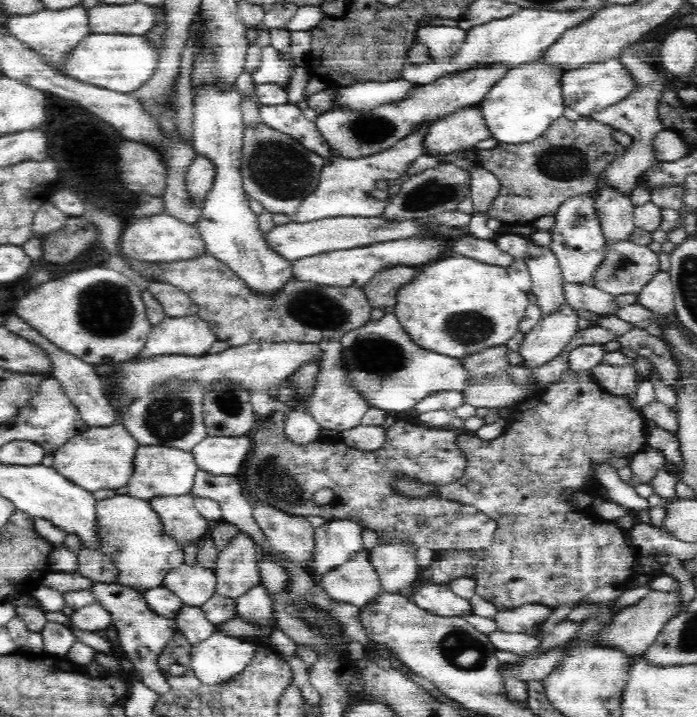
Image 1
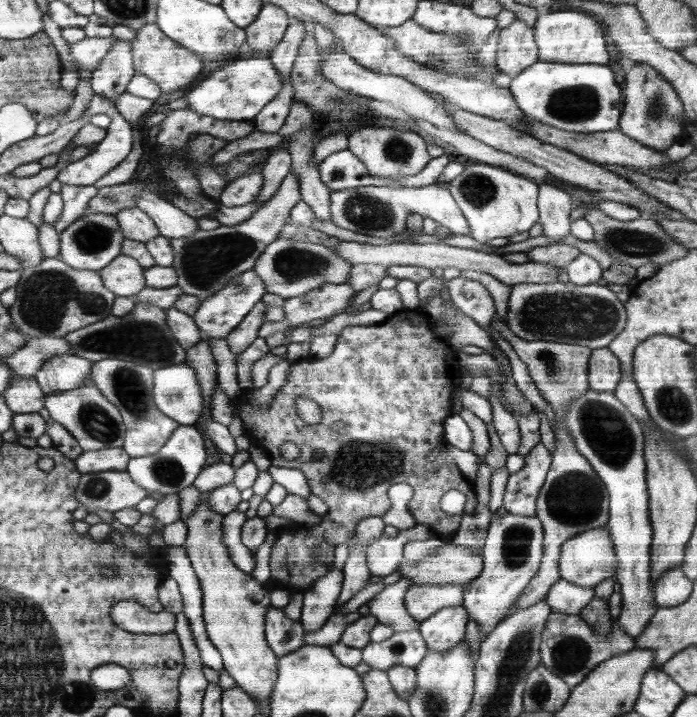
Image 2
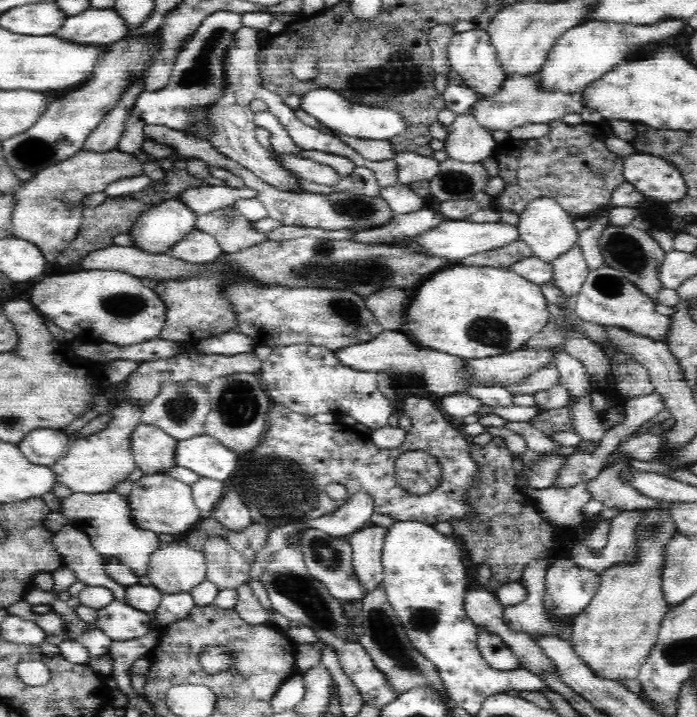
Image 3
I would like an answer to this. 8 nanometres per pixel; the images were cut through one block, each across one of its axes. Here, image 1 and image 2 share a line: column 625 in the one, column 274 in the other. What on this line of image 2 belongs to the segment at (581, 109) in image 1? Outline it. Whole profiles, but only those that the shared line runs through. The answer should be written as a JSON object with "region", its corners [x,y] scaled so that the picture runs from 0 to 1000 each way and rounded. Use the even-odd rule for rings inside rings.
{"region":[[[363,78],[356,82],[339,82],[313,93],[301,106],[278,120],[264,135],[270,138],[270,152],[319,167],[364,167],[387,139],[393,139],[405,127],[405,106],[386,79]]]}

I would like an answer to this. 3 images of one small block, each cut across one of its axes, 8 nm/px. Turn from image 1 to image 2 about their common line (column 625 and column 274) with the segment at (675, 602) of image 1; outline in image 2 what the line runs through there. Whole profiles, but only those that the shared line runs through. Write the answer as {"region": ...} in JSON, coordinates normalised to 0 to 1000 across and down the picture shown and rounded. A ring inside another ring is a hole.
{"region":[[[392,845],[382,854],[380,884],[382,895],[400,916],[416,914],[439,900],[438,877],[429,866],[409,859],[406,849]]]}

